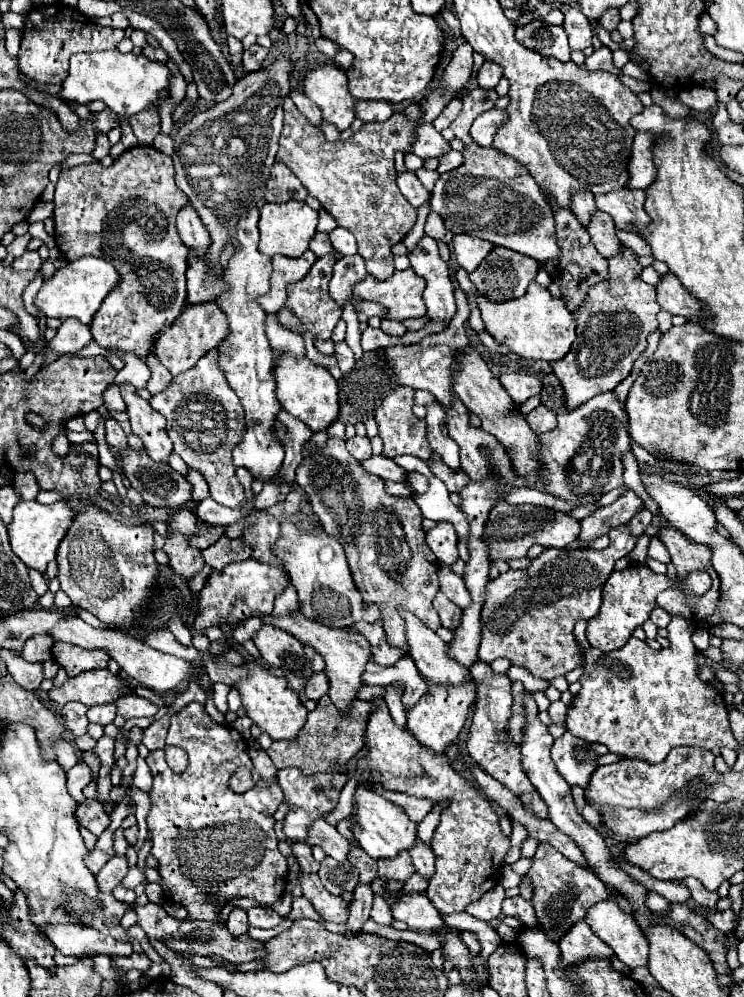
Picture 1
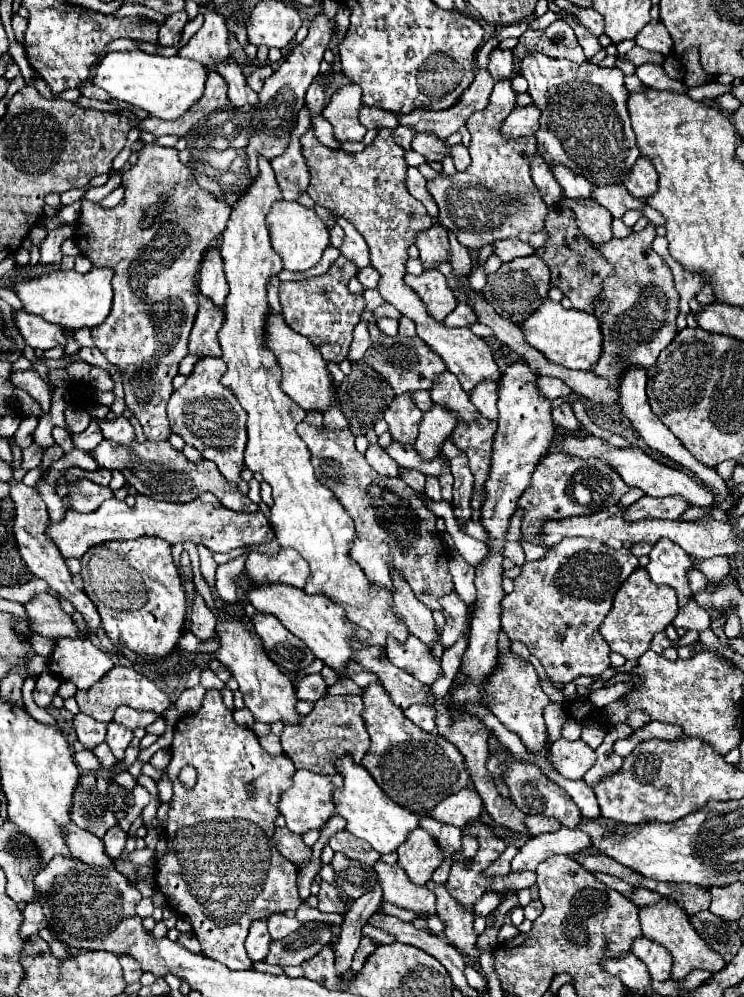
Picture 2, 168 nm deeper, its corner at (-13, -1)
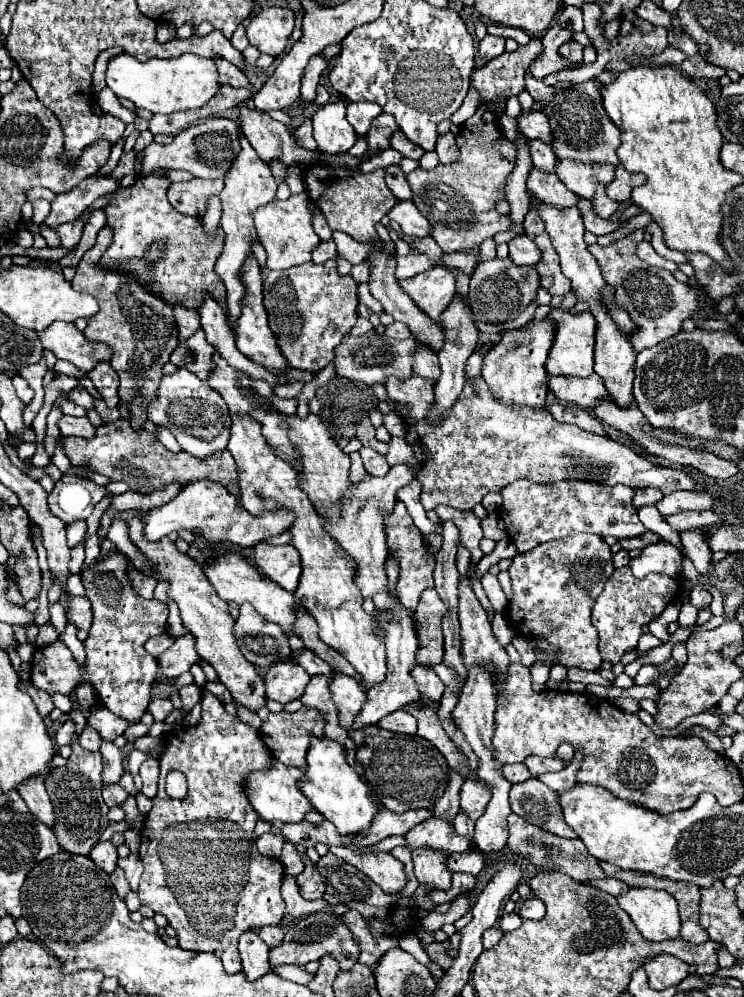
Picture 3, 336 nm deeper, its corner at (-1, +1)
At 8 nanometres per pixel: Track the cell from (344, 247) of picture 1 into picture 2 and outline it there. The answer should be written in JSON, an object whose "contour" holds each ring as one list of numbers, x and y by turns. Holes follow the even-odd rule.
{"contour":[[338,218,338,224,344,228,346,232,346,238,344,238,344,244,340,248,340,252,352,260,358,268,364,268,364,266,370,266,370,254,368,254,368,244,366,240,362,238,362,234,344,218]]}

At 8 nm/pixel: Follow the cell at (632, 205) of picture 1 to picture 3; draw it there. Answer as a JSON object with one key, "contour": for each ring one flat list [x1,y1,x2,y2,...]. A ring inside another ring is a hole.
{"contour":[[558,160,556,174,558,178,578,196,592,198,598,182,610,184,614,178,616,166,602,166,602,164,582,164,574,160]]}

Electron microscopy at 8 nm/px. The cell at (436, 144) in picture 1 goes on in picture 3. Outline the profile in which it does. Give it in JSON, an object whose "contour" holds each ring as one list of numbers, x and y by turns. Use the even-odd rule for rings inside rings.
{"contour":[[396,130,392,136,390,136,390,146,400,152,404,158,412,158,412,160,420,160,420,156,424,154,424,150,420,146,414,146,404,134,402,130]]}

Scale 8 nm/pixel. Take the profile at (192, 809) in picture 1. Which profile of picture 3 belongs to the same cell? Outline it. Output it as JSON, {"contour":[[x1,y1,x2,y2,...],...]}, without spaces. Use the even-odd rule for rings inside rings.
{"contour":[[210,692,202,694,202,720,198,726,178,728,166,736,166,752,160,758,158,796,152,810,146,814,140,832,140,858,144,872,140,878,140,904,166,916,168,924,178,934,178,946,192,952,210,952,218,956,228,974,242,972,238,952,238,938,250,928,264,928,280,924,284,916,284,898,280,894,284,868,276,858,262,856,256,848,254,826,258,814,252,810,246,794,242,792,244,778,254,770,266,770,272,756,262,744,258,730,244,724,224,710,224,704],[178,770,186,776,188,794,182,800,172,800,166,794,166,774]]}

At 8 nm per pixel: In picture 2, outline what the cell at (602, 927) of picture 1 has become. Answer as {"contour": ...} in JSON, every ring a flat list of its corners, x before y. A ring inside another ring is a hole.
{"contour":[[638,936,638,940,634,940,632,944,632,954,636,954,636,958,640,958,652,980,668,980,670,978,670,968,672,968,672,956,666,948,662,948,662,944,652,942,646,936]]}

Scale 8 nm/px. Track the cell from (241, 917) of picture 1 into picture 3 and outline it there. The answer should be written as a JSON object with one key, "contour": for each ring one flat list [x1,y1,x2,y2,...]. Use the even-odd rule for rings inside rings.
{"contour":[[252,930,244,932,240,936,240,956,242,956,242,966,244,966,244,974,250,980,258,980,262,978,262,974,272,972,272,966,268,962,268,944,264,940,260,940,260,936]]}

